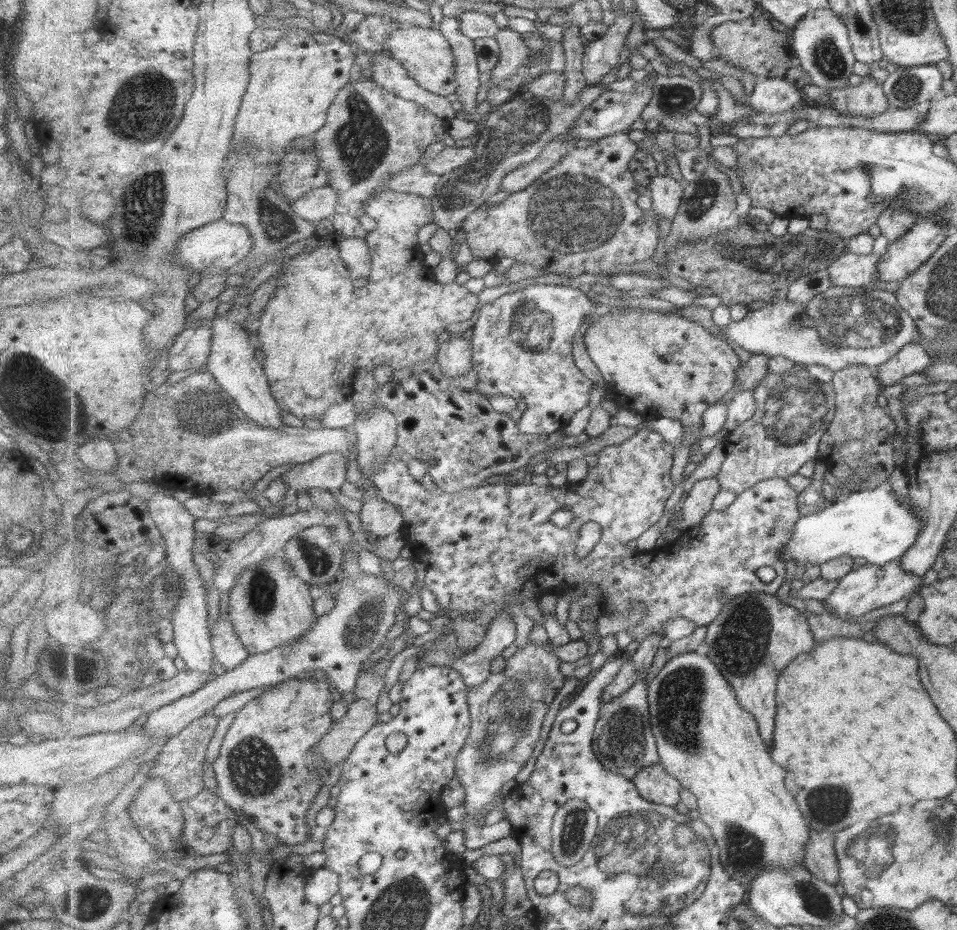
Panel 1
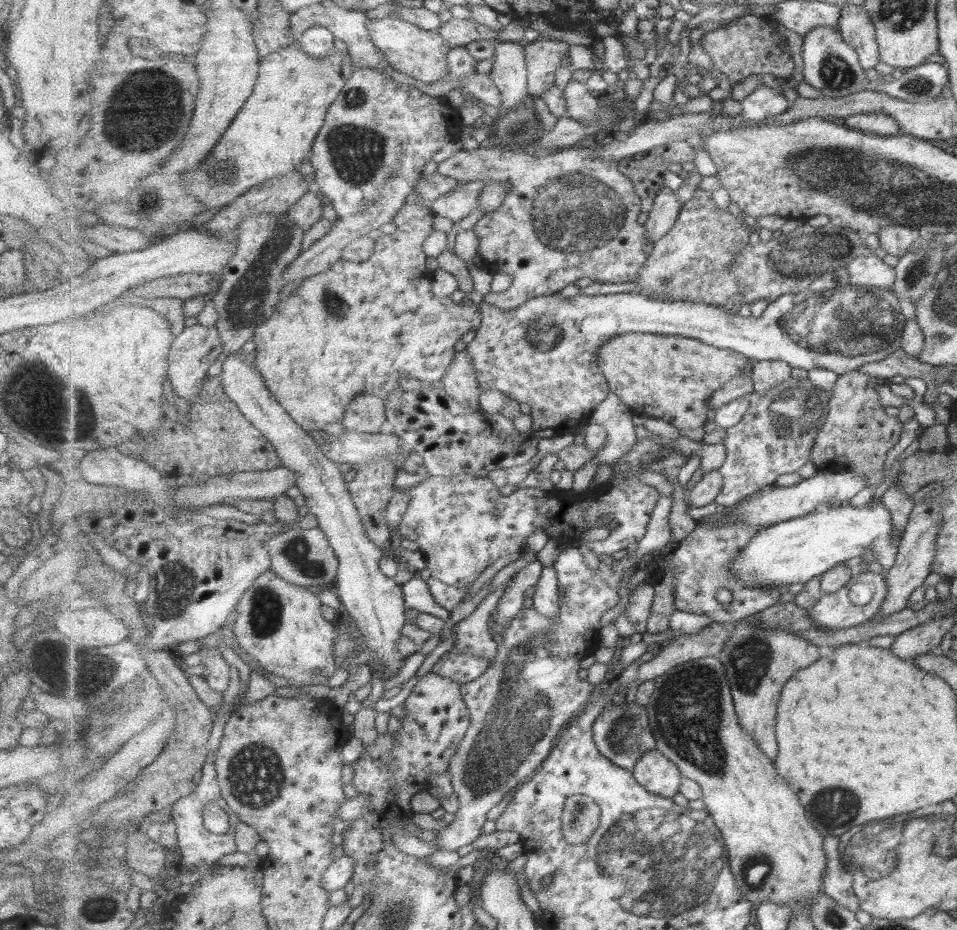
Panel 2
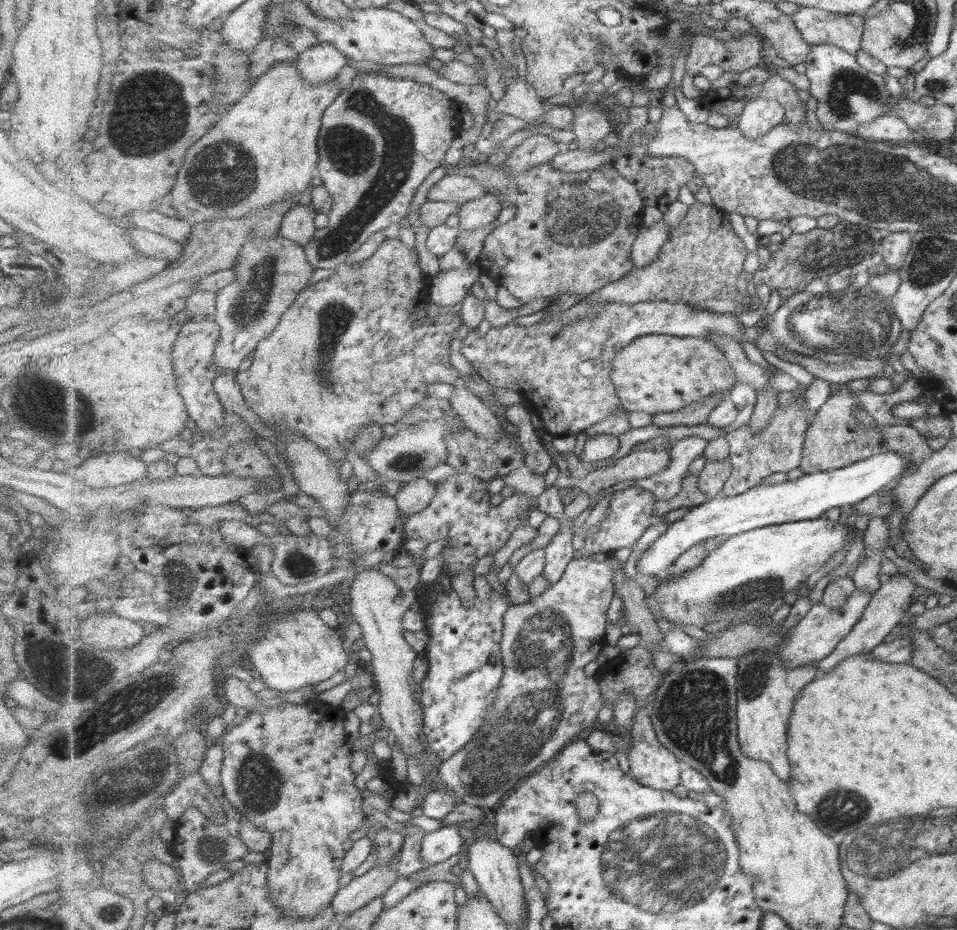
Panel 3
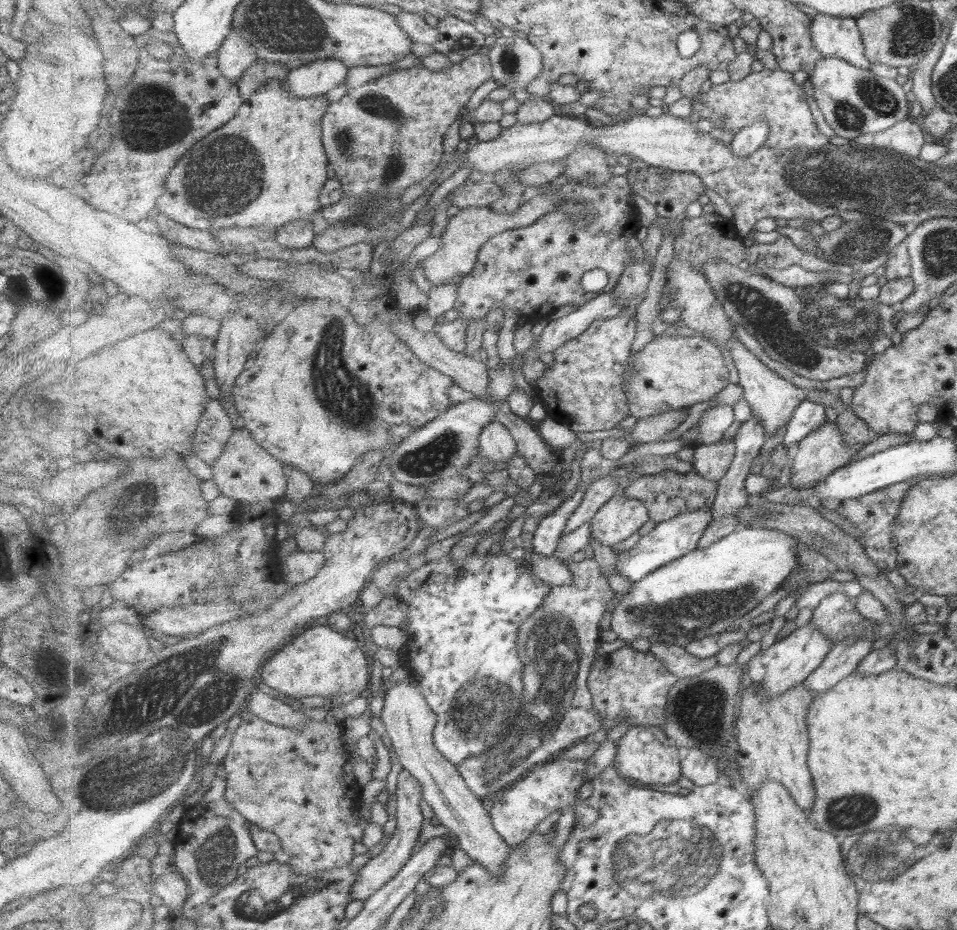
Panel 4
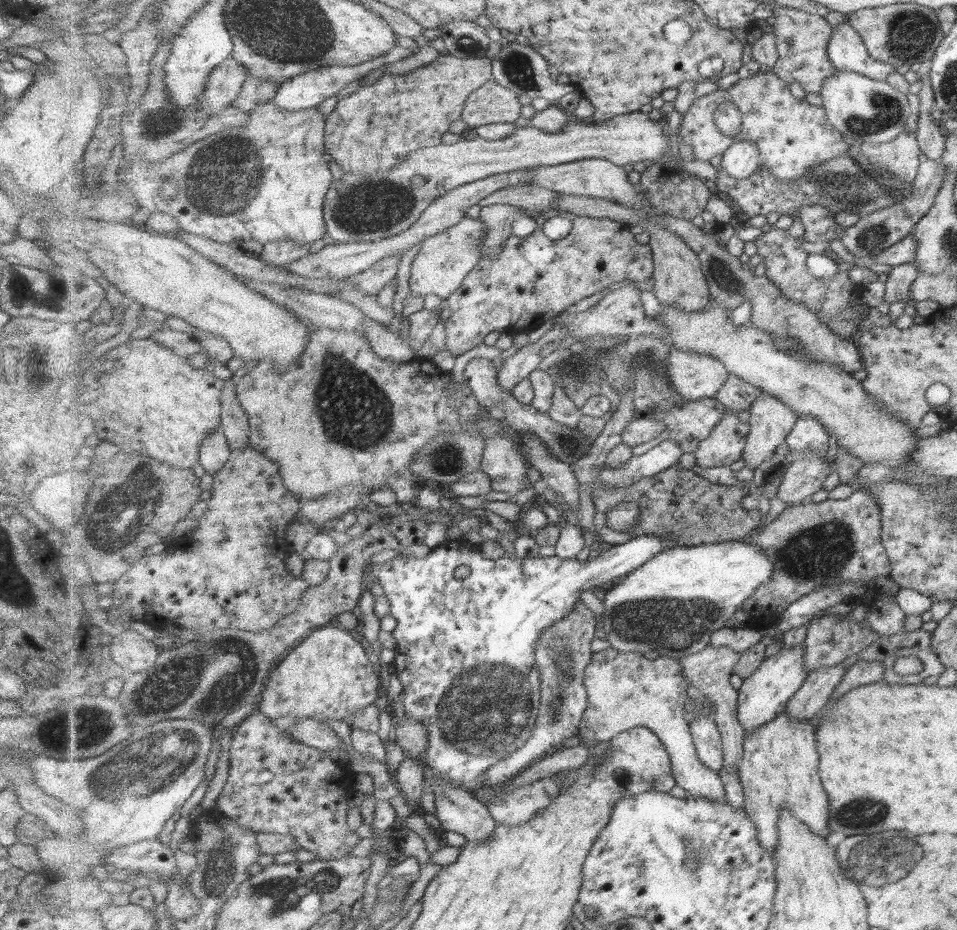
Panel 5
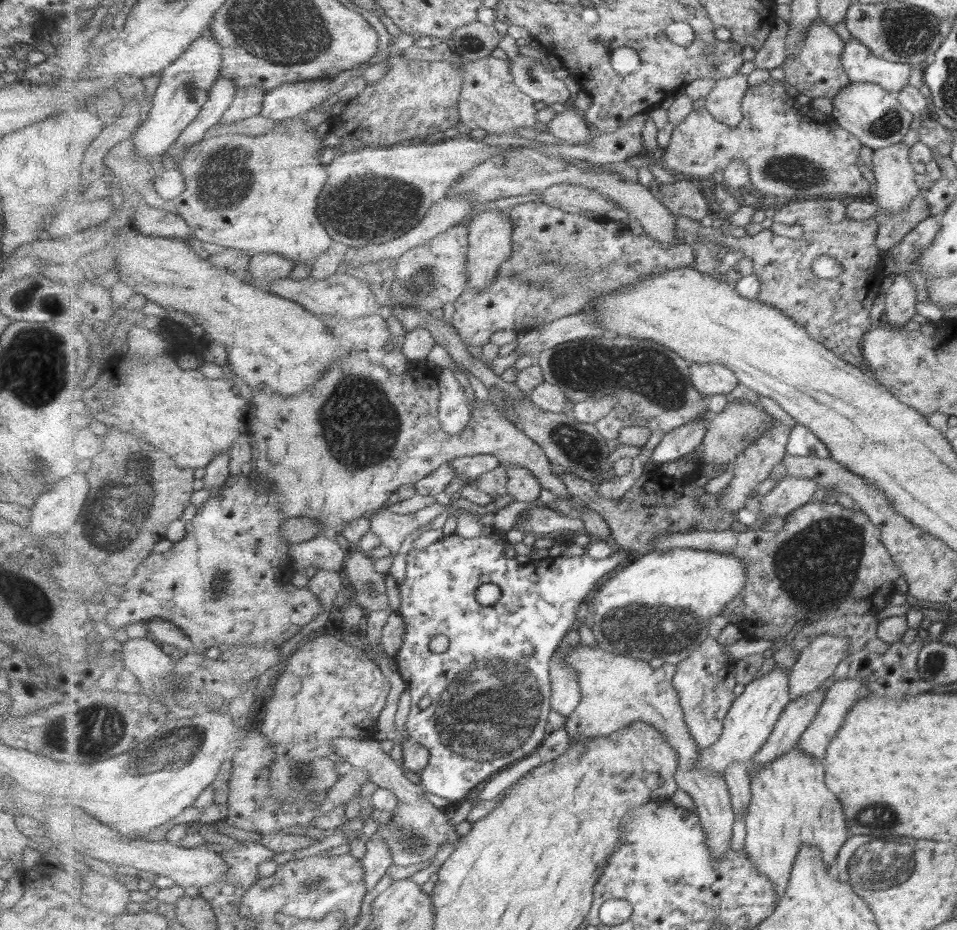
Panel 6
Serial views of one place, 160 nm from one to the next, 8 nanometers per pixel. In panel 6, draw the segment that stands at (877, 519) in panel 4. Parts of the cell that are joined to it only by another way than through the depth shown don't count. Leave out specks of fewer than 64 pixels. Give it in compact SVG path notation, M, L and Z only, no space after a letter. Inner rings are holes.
M813 500L807 505L801 506L800 509L794 510L793 513L788 514L785 518L786 523L784 524L781 530L776 532L765 531L762 529L753 530L750 529L745 532L735 532L733 529L726 531L695 531L695 532L676 532L675 534L662 534L661 536L656 536L654 540L654 551L660 550L669 550L674 548L682 549L697 549L697 550L708 550L708 551L717 551L718 553L735 555L740 559L744 560L744 565L746 566L746 571L748 572L748 580L746 580L746 585L741 591L739 596L735 597L735 600L732 600L726 608L723 609L722 615L729 618L729 622L736 624L744 632L745 636L749 638L765 639L770 644L783 639L785 637L793 638L793 648L797 651L797 654L801 654L801 651L809 646L810 642L813 642L815 638L823 635L839 635L843 638L850 640L850 652L847 653L848 656L852 654L857 654L859 651L869 651L875 652L875 654L885 654L885 651L888 650L889 645L882 640L879 640L875 636L875 626L877 626L877 612L883 608L881 606L875 606L875 602L881 602L883 598L889 596L889 590L893 588L891 584L897 580L897 578L902 578L901 571L896 567L895 562L892 561L891 554L888 553L888 549L883 545L883 541L880 538L880 529L873 524L861 512L857 506L853 509L847 509L838 504L837 502L828 504L822 500Z

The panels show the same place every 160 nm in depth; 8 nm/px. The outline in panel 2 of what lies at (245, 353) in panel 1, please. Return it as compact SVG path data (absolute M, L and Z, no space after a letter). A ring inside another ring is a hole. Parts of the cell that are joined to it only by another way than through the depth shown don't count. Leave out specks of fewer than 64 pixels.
M222 354L219 360L222 362L222 372L219 374L224 386L225 392L237 403L239 410L262 432L262 434L273 443L279 454L279 461L285 464L286 468L291 471L298 472L296 486L301 490L305 498L305 505L309 512L315 514L319 521L319 528L327 535L331 546L334 548L335 554L340 562L338 575L334 584L338 588L338 598L344 604L343 611L349 614L354 624L361 634L368 640L366 650L375 653L372 665L376 664L381 668L387 678L397 676L397 673L403 668L407 657L401 656L397 652L397 642L401 638L401 628L403 624L409 622L405 616L405 595L403 587L394 577L385 576L380 567L380 562L385 558L384 552L380 546L377 546L372 539L369 538L364 522L362 521L360 511L356 507L353 500L352 492L349 489L350 483L343 480L339 464L325 457L320 445L315 442L315 435L306 431L300 423L298 423L285 407L276 399L276 396L269 390L262 374L255 368L253 364L243 362L243 354Z

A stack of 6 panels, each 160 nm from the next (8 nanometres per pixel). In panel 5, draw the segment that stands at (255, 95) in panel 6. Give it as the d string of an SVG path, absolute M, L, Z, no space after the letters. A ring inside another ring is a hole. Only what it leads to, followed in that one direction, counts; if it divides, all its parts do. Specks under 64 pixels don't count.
M249 75L233 104L243 112L249 113L261 103L273 101L277 96L278 87L278 84L271 79Z

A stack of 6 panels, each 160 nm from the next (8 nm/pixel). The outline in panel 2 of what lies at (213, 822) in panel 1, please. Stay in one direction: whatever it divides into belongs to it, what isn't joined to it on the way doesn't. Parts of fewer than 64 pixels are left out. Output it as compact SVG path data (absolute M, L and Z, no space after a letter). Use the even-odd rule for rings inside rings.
M216 752L214 755L209 754L207 762L204 766L204 775L196 788L195 794L191 798L181 798L172 807L173 822L178 826L178 861L179 867L183 870L190 870L191 868L203 866L203 864L216 865L217 860L225 854L238 851L238 844L236 843L236 829L235 827L241 821L239 816L227 805L227 802L221 796L222 788L218 781L218 774L216 771L215 761L217 760ZM209 803L215 803L220 809L223 809L230 818L230 829L224 834L213 834L203 825L203 810Z

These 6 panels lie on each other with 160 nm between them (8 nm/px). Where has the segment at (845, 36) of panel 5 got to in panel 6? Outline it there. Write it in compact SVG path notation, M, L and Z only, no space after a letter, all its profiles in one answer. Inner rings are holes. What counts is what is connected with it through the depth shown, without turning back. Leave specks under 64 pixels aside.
M853 37L844 45L841 62L852 82L870 82L882 86L893 95L895 95L900 88L908 84L907 77L911 71L911 64L909 63L889 62L873 56L868 47Z

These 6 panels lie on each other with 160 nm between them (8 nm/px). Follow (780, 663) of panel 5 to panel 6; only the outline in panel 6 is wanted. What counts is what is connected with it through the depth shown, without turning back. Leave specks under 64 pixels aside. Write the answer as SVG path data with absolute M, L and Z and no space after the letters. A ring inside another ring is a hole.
M775 667L764 676L757 676L746 686L727 713L721 739L709 748L700 749L698 767L724 776L730 764L748 764L763 748L765 742L768 742L769 736L773 734L777 722L790 703L789 672Z

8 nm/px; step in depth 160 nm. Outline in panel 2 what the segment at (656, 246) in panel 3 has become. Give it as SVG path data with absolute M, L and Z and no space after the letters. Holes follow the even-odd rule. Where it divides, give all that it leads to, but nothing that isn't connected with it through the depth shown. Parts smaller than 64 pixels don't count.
M665 187L657 194L649 218L644 224L648 234L645 237L645 244L654 245L669 234L677 223L682 206L679 196L671 188Z

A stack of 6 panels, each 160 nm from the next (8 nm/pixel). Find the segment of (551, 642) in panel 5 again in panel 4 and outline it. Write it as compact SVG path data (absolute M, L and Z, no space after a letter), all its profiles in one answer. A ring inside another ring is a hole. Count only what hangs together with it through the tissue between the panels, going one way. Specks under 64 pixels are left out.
M591 555L580 562L569 561L566 568L572 575L572 583L551 586L550 593L545 596L544 605L537 609L533 616L526 618L518 628L520 630L517 639L519 659L525 668L525 676L523 676L525 700L518 717L510 726L511 734L503 742L494 744L489 750L469 757L457 765L469 789L479 799L485 796L495 798L495 792L499 790L503 792L503 788L510 788L511 784L522 779L521 776L527 770L531 771L535 764L555 760L571 746L602 730L600 714L594 707L588 679L592 670L591 664L597 656L597 646L601 641L599 636L602 630L599 624L605 612L611 608L609 602L613 600L614 590L604 571L600 569L600 563Z

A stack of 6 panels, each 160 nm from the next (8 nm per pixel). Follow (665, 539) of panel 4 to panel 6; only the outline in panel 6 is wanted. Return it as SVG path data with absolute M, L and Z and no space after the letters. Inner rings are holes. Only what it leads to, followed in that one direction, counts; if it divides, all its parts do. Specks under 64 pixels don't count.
M453 533L452 535L449 535L448 537L442 537L438 541L435 541L433 544L429 545L428 547L422 548L421 550L417 548L411 548L411 550L408 552L406 556L406 572L405 572L405 578L404 581L398 585L397 589L400 596L400 607L398 608L398 613L404 618L404 621L406 622L406 633L404 634L404 641L403 646L401 647L401 650L399 651L399 654L397 654L397 657L393 658L395 663L397 664L397 670L398 675L401 677L401 681L403 681L408 687L410 691L411 696L411 706L410 706L410 712L409 716L406 722L406 732L408 734L409 740L411 743L419 743L425 748L429 749L430 752L430 761L428 762L428 765L425 767L425 770L422 772L421 776L421 784L424 787L424 790L429 792L430 794L436 795L437 797L442 797L444 799L451 802L455 802L458 800L465 799L467 794L477 786L477 784L481 784L483 780L487 780L489 776L494 776L495 772L499 772L501 768L507 768L507 764L511 764L511 762L515 763L515 760L519 758L519 756L527 756L527 754L531 754L531 752L534 752L535 748L539 748L541 744L543 743L543 740L545 740L548 737L549 734L549 723L547 722L547 718L549 718L549 712L551 712L551 684L552 684L552 676L550 672L550 663L553 660L553 656L556 654L556 650L558 649L558 646L562 643L562 641L565 638L565 635L573 628L573 624L575 624L575 618L577 618L577 608L579 608L579 604L585 600L585 596L587 594L591 594L593 590L597 590L599 587L599 582L601 582L601 578L605 578L607 574L611 574L611 572L617 572L619 571L619 568L621 566L625 567L630 561L633 561L633 559L637 556L635 553L622 550L622 551L615 551L612 552L608 557L605 557L603 559L593 559L591 556L588 556L585 552L583 555L576 556L576 557L544 557L542 559L533 559L529 562L525 563L524 565L519 565L519 562L515 560L514 558L507 558L505 556L505 542L507 540L505 538L490 538L487 536L483 536L482 534L478 537L473 538L463 538L459 535L456 535L456 533ZM488 582L492 582L493 584L497 584L497 586L501 587L501 590L503 591L501 600L499 600L497 605L493 606L486 606L483 607L480 603L480 600L477 598L477 591L478 588L482 584L487 584ZM435 634L444 634L449 638L449 646L448 649L445 651L445 653L437 654L437 652L432 652L431 648L429 648L429 642L431 642L431 636L435 636Z

